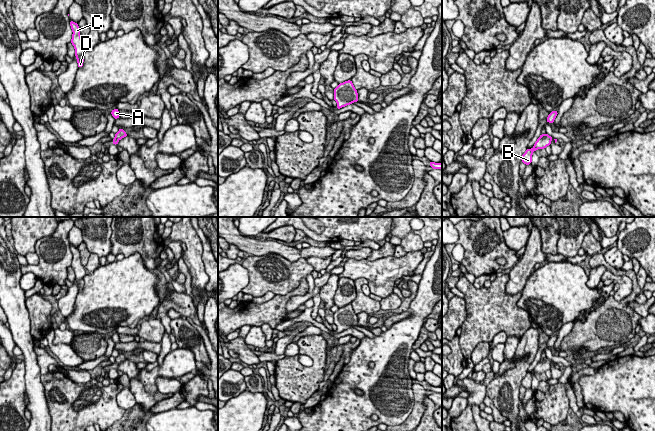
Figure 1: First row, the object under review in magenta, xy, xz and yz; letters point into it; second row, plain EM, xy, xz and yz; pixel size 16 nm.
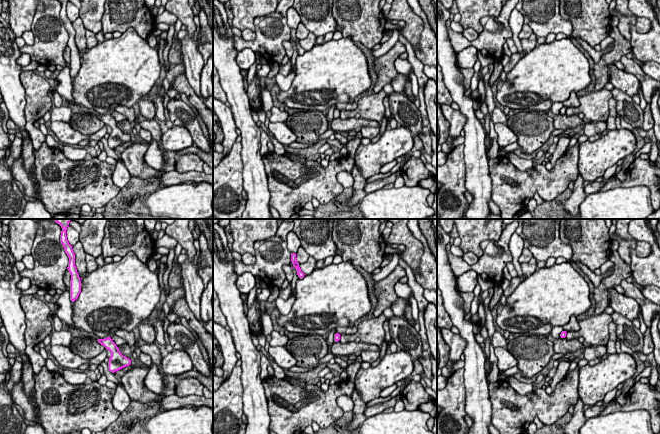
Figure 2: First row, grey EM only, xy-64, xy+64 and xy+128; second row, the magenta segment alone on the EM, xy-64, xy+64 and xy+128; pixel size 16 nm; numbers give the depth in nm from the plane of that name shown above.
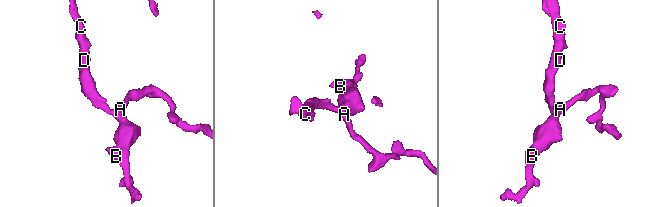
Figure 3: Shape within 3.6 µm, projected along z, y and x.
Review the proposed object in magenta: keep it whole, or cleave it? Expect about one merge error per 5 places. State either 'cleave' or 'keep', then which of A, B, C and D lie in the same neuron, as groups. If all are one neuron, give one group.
keep; A B C D

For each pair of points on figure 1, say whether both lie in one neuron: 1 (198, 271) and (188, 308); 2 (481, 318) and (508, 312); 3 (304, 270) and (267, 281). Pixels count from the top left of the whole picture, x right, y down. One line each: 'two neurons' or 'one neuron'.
1: two neurons
2: one neuron
3: one neuron

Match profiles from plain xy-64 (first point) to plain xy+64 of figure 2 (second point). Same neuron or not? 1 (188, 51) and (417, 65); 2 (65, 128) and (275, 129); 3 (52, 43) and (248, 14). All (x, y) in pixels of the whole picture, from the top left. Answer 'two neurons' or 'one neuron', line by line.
1: two neurons
2: one neuron
3: two neurons

